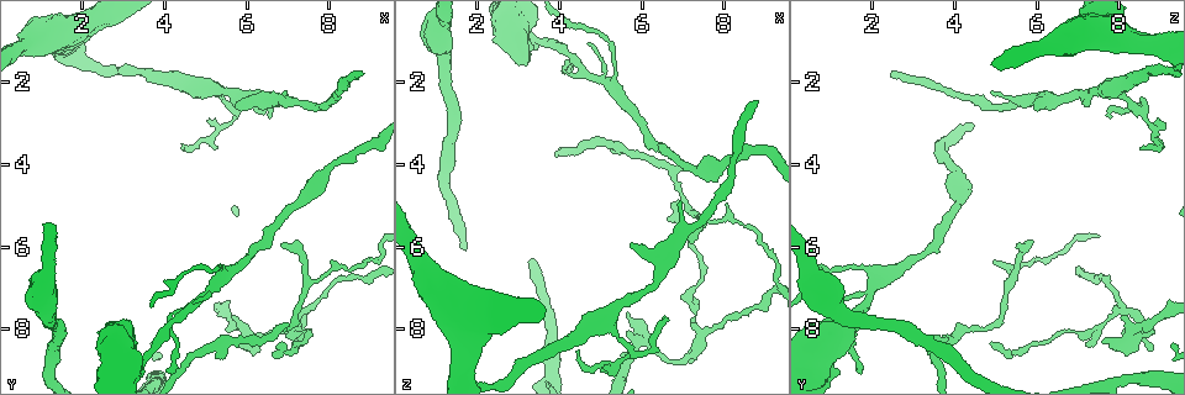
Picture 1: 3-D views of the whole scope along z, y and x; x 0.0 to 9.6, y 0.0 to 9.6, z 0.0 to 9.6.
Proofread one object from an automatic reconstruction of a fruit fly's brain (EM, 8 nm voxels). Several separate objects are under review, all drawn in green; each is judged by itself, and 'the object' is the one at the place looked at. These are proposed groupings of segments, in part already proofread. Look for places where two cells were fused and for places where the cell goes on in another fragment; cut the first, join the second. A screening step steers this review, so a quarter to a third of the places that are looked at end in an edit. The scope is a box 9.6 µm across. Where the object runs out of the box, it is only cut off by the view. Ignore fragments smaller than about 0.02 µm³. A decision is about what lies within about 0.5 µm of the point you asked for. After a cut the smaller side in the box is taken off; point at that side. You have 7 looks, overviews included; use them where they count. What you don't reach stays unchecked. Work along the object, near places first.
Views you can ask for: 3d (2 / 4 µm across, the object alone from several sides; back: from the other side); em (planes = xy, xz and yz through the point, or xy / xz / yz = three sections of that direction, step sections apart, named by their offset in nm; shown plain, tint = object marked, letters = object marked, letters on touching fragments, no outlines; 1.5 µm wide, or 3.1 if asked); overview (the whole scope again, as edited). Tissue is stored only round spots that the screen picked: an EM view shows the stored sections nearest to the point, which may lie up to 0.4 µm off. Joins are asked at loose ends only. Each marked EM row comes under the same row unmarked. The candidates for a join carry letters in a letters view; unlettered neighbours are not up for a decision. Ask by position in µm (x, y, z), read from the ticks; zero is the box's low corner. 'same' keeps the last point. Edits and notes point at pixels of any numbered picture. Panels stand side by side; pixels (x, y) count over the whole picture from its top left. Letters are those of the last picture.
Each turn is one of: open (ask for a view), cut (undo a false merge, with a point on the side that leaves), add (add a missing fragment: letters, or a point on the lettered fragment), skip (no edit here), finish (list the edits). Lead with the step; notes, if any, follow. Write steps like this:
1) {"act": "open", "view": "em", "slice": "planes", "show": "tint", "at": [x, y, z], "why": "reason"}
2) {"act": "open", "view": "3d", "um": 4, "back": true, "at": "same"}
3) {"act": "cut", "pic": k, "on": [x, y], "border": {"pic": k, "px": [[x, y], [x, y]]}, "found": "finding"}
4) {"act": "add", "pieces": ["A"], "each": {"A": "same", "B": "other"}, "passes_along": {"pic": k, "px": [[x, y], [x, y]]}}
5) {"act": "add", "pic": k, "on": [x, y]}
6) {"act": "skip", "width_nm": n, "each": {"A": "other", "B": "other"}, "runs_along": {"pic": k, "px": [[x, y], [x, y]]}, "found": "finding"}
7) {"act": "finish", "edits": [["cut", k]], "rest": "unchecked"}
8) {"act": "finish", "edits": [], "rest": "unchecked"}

{"act": "open", "view": "3d", "um": 4, "at": [4.60, 7.50, 1.65], "why": "a fork"}

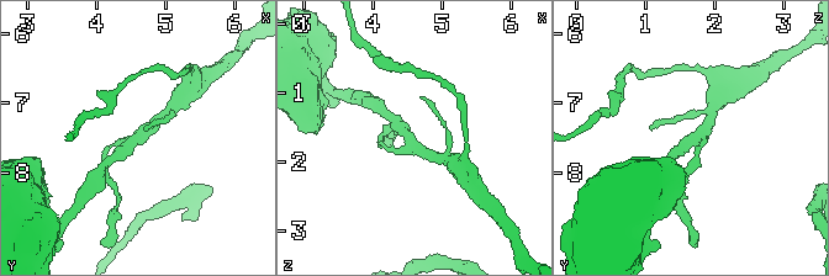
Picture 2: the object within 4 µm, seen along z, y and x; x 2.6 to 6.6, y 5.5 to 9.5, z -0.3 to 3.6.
{"act": "open", "view": "em", "slice": "planes", "show": "letters", "at": [4.50, 7.50, 1.70], "why": "now the EM"}

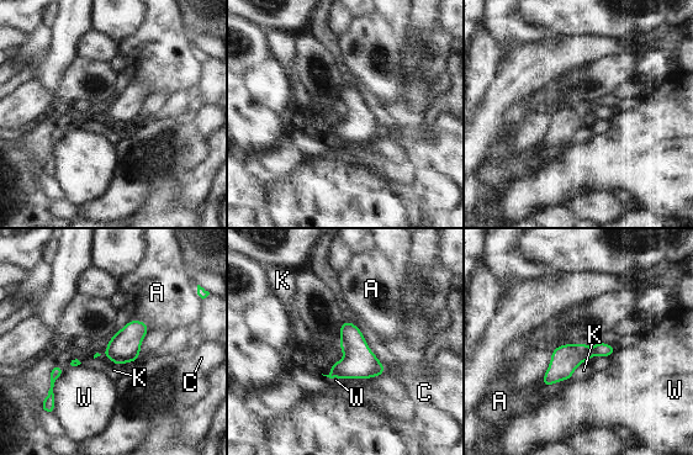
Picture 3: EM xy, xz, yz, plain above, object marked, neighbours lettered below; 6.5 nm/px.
{"act": "skip", "width_nm": 180, "longest_contact_nm": ["W", 280], "each": {"A": "other", "C": "other", "K": "other", "W": "other"}, "found": "one cell here"}

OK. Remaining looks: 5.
{"act": "open", "view": "em", "slice": "planes", "show": "letters", "at": [8.80, 1.75, 2.45]}

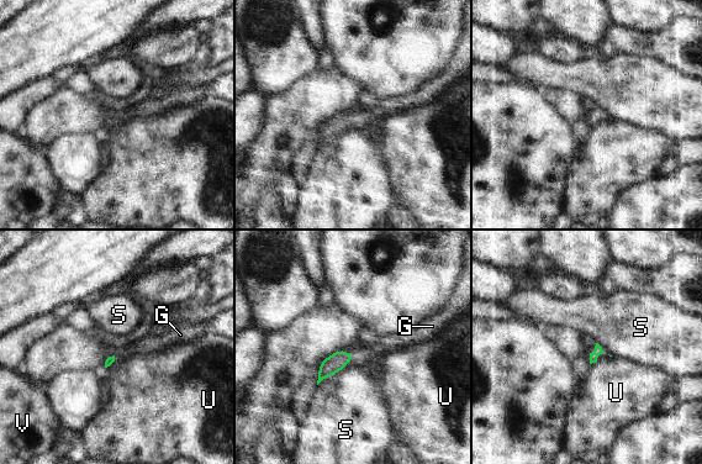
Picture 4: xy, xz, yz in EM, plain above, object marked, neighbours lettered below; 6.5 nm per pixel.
{"act": "add", "pic": 4, "on": [373, 353], "each": {"G": "same", "S": "other", "U": "other", "V": "other"}, "passes_along": {"pic": 4, "px": [[336, 362], [352, 357], [373, 353]]}, "found": "it goes on there"}

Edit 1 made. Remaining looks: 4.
{"act": "open", "view": "em", "slice": "xy", "step": 8, "show": "tint", "at": [7.50, 6.85, 5.40], "why": "a fork"}

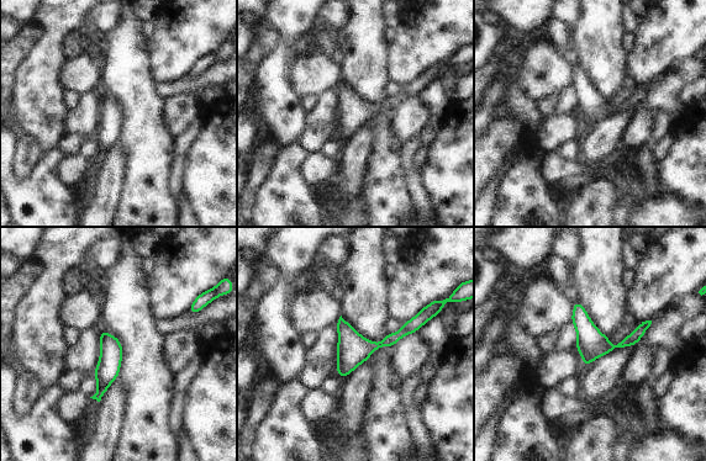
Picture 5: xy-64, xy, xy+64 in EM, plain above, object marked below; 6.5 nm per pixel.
{"act": "open", "view": "em", "slice": "xy", "step": 8, "show": "letters", "at": "same"}

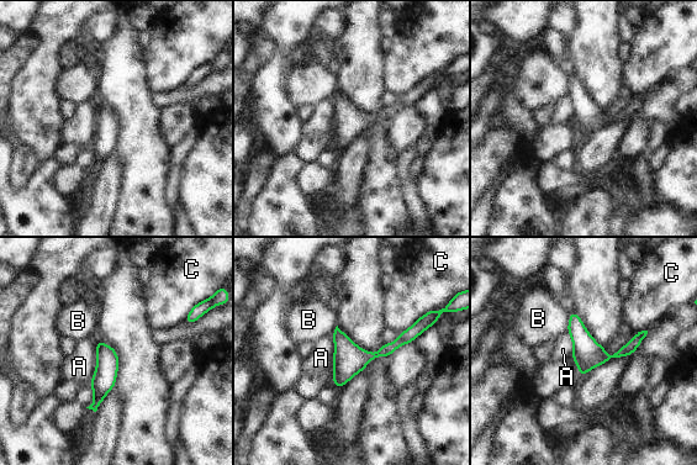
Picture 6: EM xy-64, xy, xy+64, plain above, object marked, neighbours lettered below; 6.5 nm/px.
{"act": "skip", "each": {"A": "other", "B": "other", "C": "other"}, "border": {"pic": 6, "px": [[96, 341], [96, 368], [89, 384]]}, "found": "continuous, no second cell"}

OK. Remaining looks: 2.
{"act": "finish", "edits": [["add", 4]], "rest": "unchecked"}

